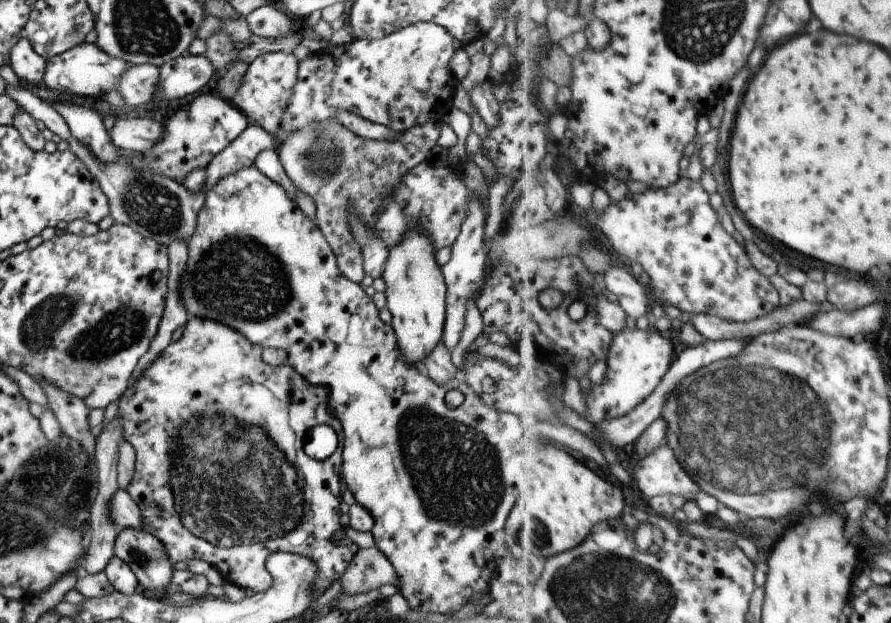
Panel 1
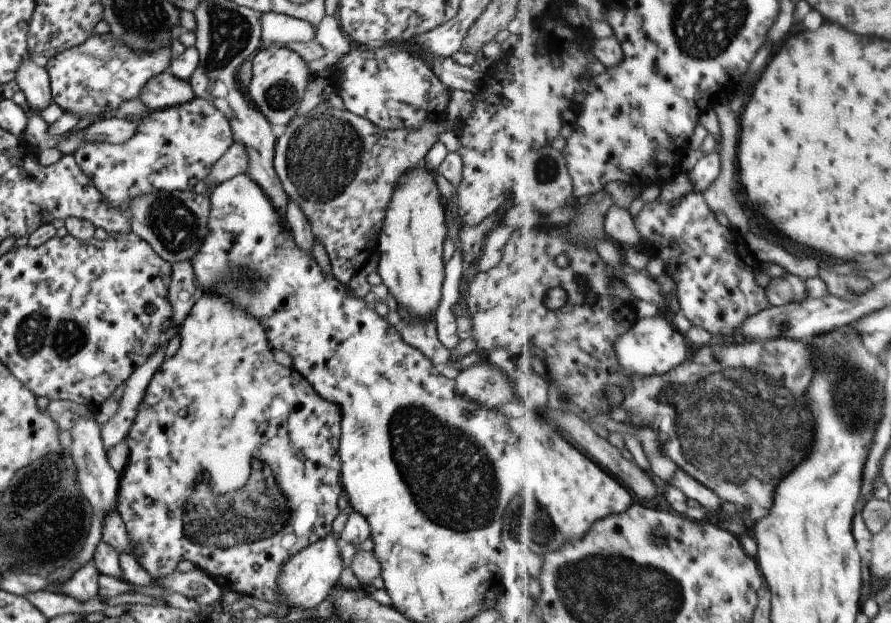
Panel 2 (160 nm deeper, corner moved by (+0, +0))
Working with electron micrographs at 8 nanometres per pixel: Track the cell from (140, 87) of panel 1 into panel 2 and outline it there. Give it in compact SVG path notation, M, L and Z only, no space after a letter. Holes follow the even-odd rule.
M163 72L151 77L143 85L138 98L148 109L161 110L184 105L195 96L187 81Z

